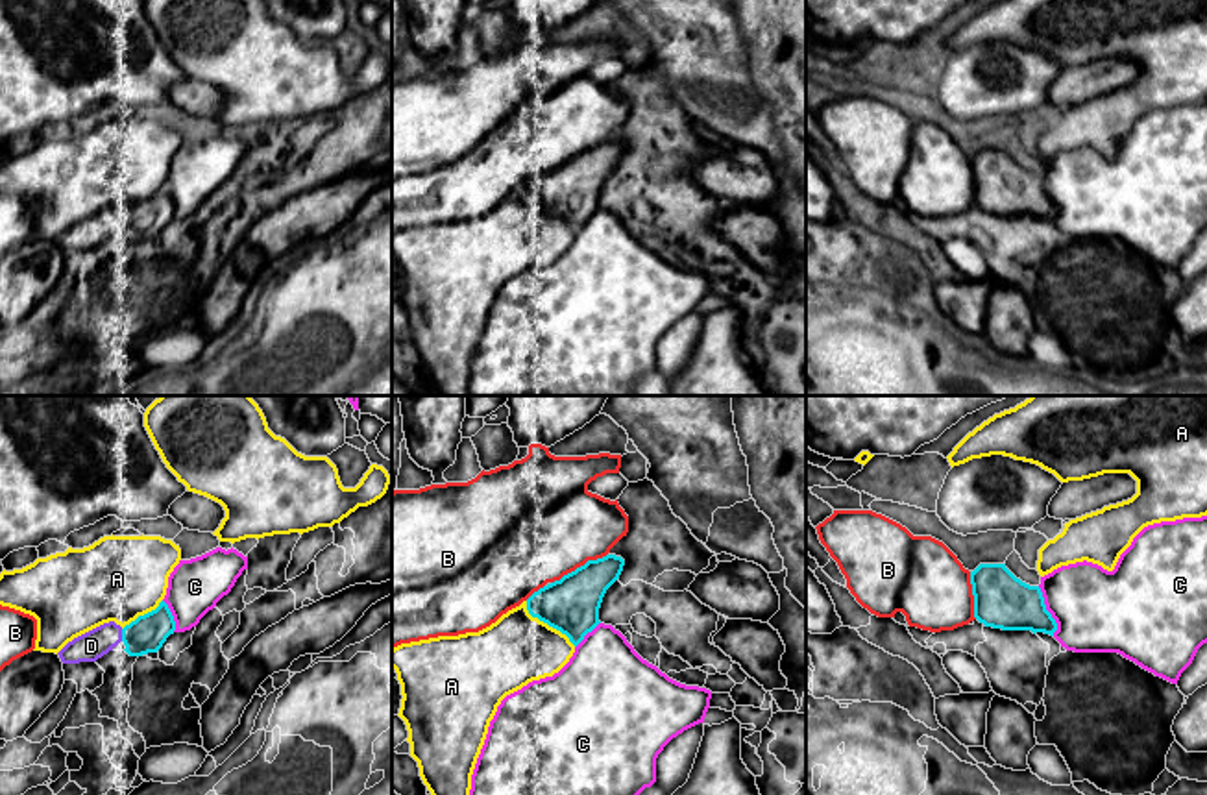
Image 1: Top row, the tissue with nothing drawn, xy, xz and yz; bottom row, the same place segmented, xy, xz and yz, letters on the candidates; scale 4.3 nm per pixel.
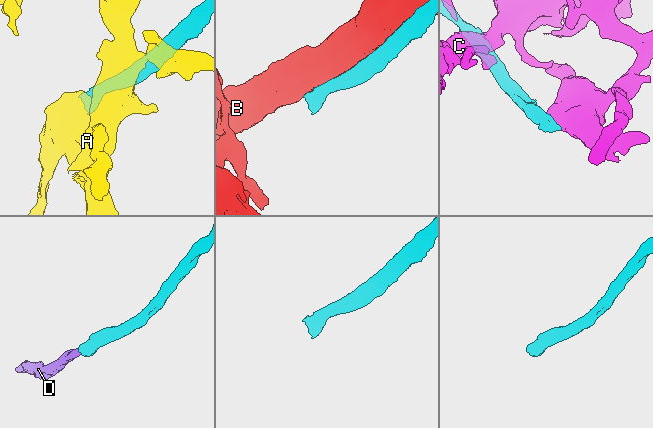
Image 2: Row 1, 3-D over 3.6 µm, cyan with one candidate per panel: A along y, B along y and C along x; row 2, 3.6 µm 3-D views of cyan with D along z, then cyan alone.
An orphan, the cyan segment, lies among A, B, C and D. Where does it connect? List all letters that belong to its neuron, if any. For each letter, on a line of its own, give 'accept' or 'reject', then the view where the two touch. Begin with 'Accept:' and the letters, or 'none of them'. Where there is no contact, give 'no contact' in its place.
Accept: D
A: reject; contact in xz
B: reject; contact in xz
C: reject; contact in yz
D: accept; contact in xy

